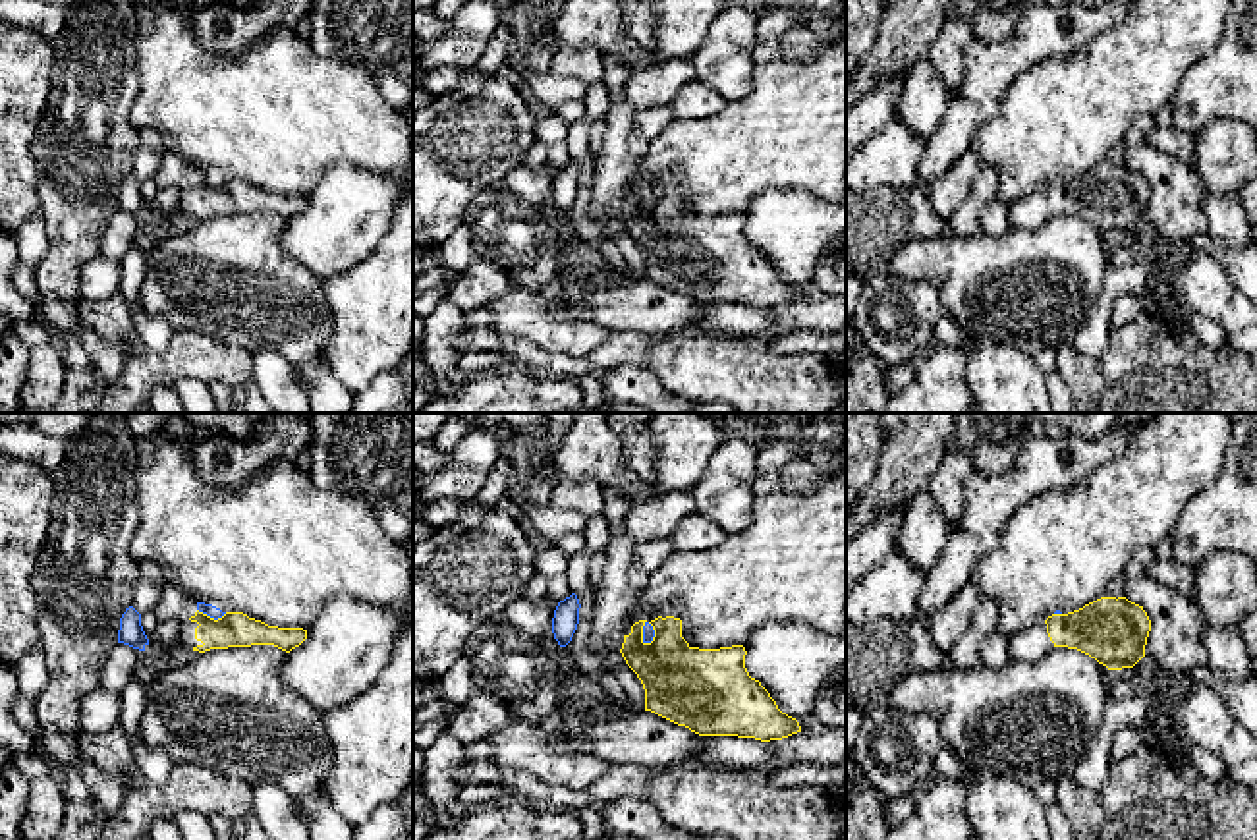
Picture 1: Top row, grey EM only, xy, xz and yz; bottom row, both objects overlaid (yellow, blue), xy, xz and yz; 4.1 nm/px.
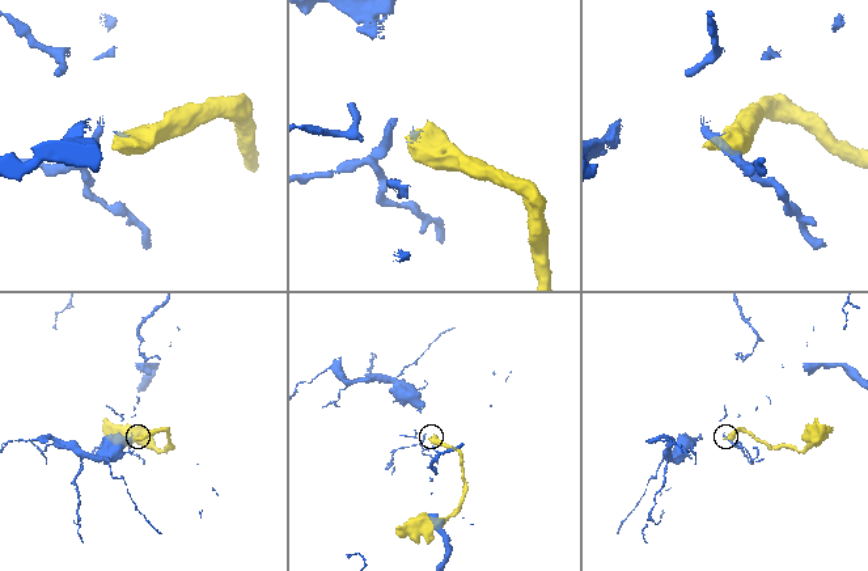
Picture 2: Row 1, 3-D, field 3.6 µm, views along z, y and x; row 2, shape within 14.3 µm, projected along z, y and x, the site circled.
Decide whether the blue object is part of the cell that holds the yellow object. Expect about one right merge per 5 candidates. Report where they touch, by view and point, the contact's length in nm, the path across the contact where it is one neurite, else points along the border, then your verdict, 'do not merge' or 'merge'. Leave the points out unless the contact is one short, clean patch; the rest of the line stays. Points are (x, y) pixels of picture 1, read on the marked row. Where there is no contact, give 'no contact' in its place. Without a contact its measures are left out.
xy (213, 618) | 130 nm | along xy (197, 609), (215, 618), (226, 613) | do not merge

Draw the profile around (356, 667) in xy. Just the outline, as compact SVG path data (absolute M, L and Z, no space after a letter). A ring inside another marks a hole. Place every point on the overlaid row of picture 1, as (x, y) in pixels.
M346 595L330 597L307 639L292 649L282 666L282 680L311 703L324 722L332 743L332 767L319 794L351 825L363 825L371 813L402 796L413 782L413 604L409 618Z

